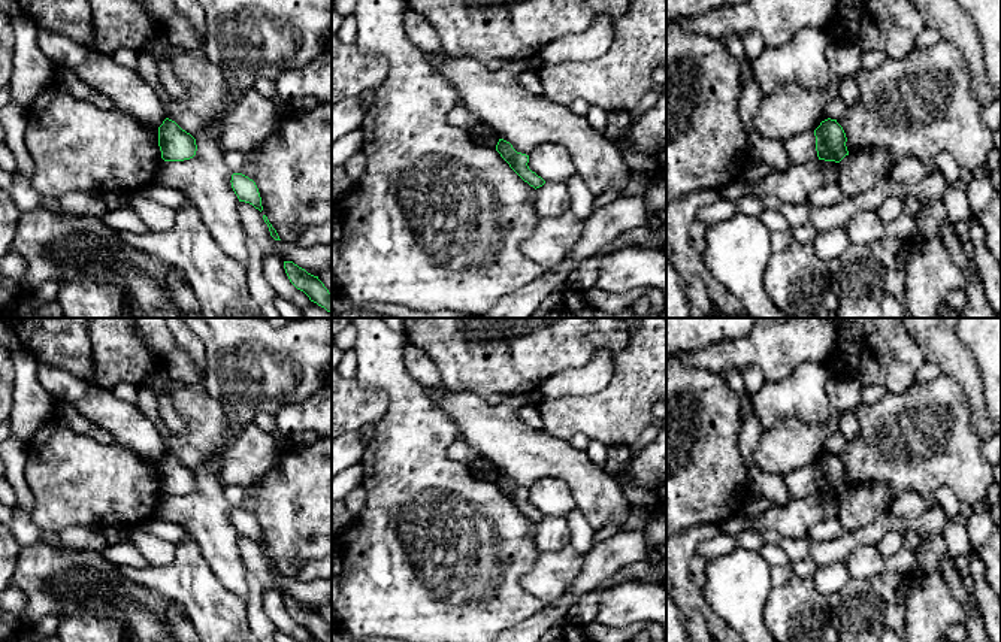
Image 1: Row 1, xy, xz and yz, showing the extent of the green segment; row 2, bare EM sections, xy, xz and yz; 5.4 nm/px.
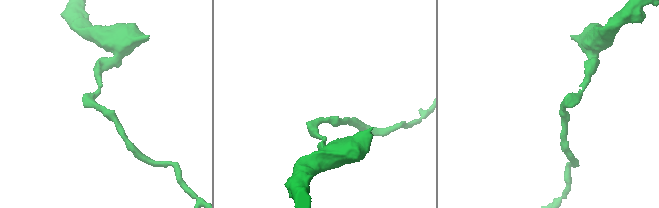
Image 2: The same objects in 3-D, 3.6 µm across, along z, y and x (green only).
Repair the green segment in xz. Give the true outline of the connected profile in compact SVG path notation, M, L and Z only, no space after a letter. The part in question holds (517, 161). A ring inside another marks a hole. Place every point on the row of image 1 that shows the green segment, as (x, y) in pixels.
M499 139L496 151L509 164L509 167L530 187L536 190L545 184L541 176L529 169L529 155L517 152L509 142Z

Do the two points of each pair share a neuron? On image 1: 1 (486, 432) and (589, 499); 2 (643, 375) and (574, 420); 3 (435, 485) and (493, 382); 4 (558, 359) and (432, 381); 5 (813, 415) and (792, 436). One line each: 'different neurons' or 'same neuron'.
1: same neuron
2: same neuron
3: different neurons
4: different neurons
5: different neurons

